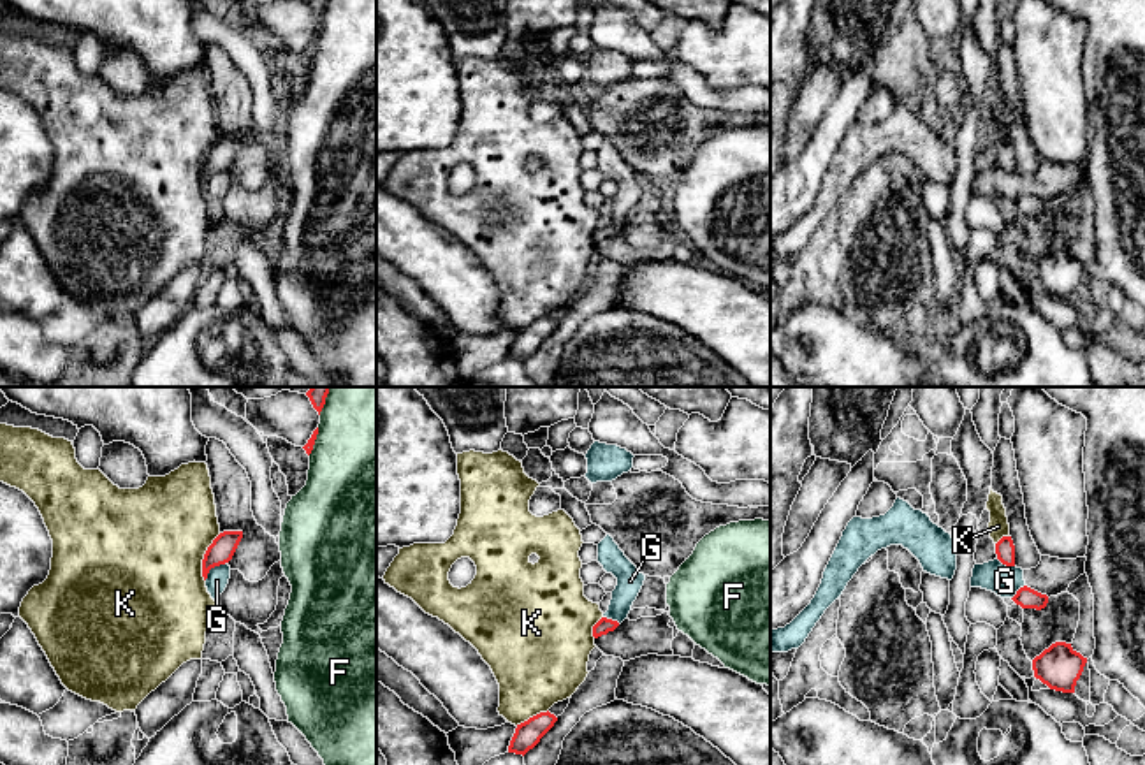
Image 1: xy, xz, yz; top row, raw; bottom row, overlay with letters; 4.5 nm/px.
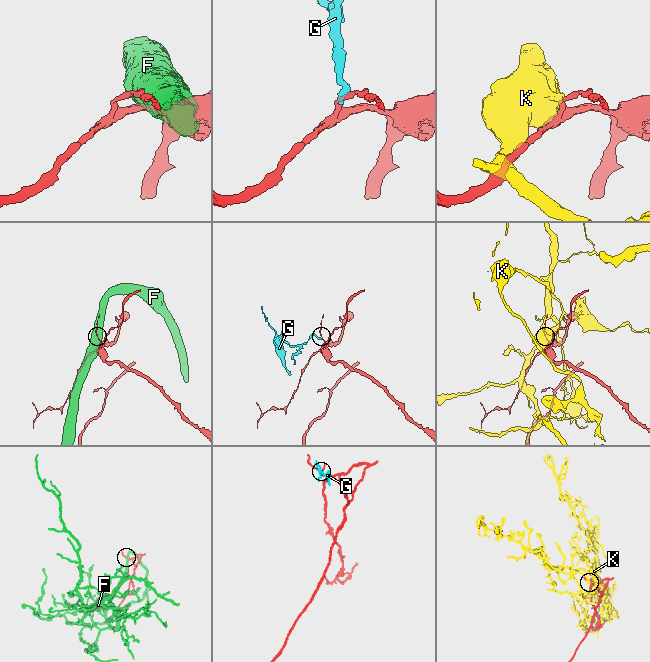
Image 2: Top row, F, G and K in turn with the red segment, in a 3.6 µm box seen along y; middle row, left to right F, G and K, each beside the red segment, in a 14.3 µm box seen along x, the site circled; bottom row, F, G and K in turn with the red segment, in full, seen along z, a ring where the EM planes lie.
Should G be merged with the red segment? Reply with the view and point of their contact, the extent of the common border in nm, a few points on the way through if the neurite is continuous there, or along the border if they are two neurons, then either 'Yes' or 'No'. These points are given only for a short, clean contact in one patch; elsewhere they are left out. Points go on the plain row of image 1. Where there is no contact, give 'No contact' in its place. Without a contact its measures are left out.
Touches red at xy (213, 173). Shared border 130 nm. Boundary: xy (226, 167), (213, 173), (204, 185). No

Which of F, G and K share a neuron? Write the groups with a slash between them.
F / G / K

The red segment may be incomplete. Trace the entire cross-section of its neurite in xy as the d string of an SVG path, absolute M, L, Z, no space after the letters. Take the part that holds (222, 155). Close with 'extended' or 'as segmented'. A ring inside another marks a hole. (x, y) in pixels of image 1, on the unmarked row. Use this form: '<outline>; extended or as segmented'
M223 137L213 146L202 165L204 186L208 185L211 174L225 171L232 165L241 144L243 137Z; as segmented

